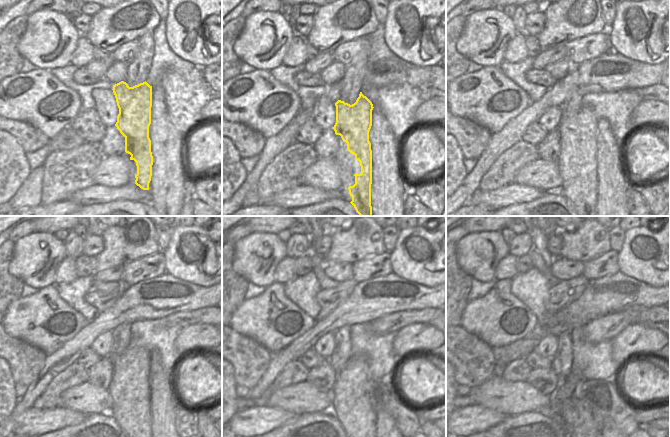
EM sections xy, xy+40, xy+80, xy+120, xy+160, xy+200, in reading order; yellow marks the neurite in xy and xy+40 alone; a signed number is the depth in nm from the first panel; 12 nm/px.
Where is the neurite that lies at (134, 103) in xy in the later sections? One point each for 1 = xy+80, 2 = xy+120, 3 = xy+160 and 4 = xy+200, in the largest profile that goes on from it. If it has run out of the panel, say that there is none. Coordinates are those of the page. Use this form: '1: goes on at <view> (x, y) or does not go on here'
1: goes on at xy+80 (581, 130)
2: goes on at xy+120 (135, 360)
3: goes on at xy+160 (363, 416)
4: goes on at xy+200 (584, 417)

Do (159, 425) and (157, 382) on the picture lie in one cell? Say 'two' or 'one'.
one

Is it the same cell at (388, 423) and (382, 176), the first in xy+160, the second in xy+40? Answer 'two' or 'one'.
one

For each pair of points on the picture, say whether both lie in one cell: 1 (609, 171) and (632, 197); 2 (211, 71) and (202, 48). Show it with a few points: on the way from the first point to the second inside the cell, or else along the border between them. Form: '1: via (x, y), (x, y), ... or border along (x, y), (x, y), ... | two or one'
1: border along (626, 181), (628, 205) | two
2: border along (211, 64), (200, 68) | two

